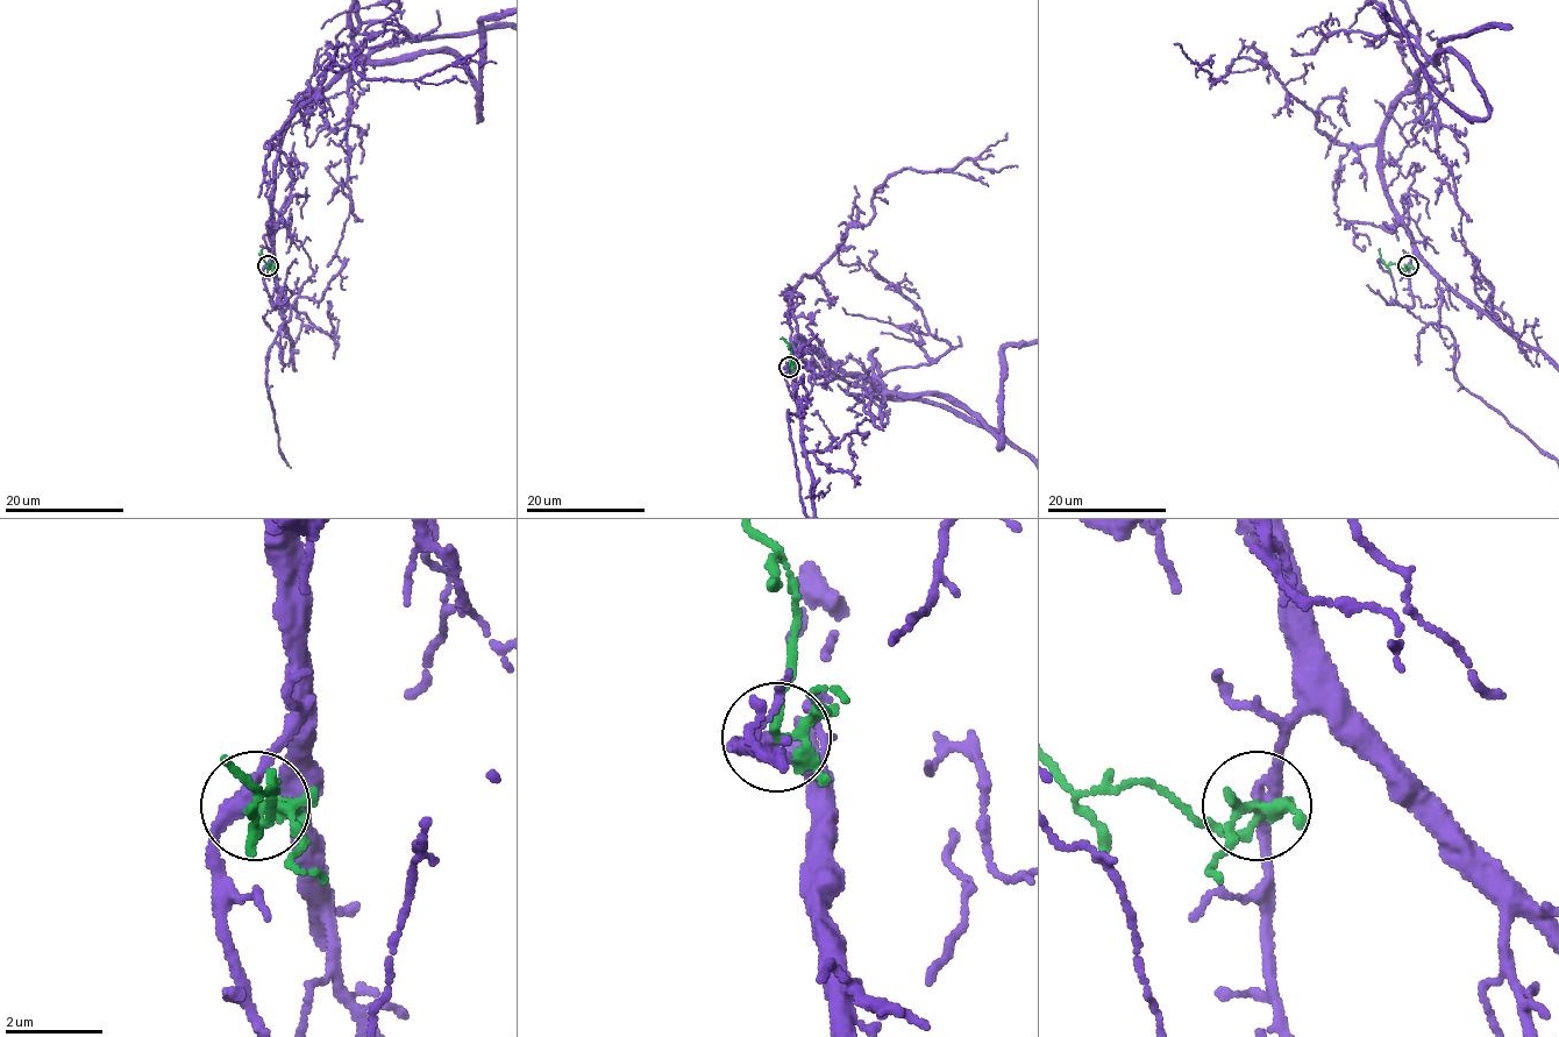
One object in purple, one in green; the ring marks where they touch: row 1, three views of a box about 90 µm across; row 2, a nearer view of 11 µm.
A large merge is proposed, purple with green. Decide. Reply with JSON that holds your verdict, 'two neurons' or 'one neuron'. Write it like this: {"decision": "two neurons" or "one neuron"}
{"decision": "one neuron"}

